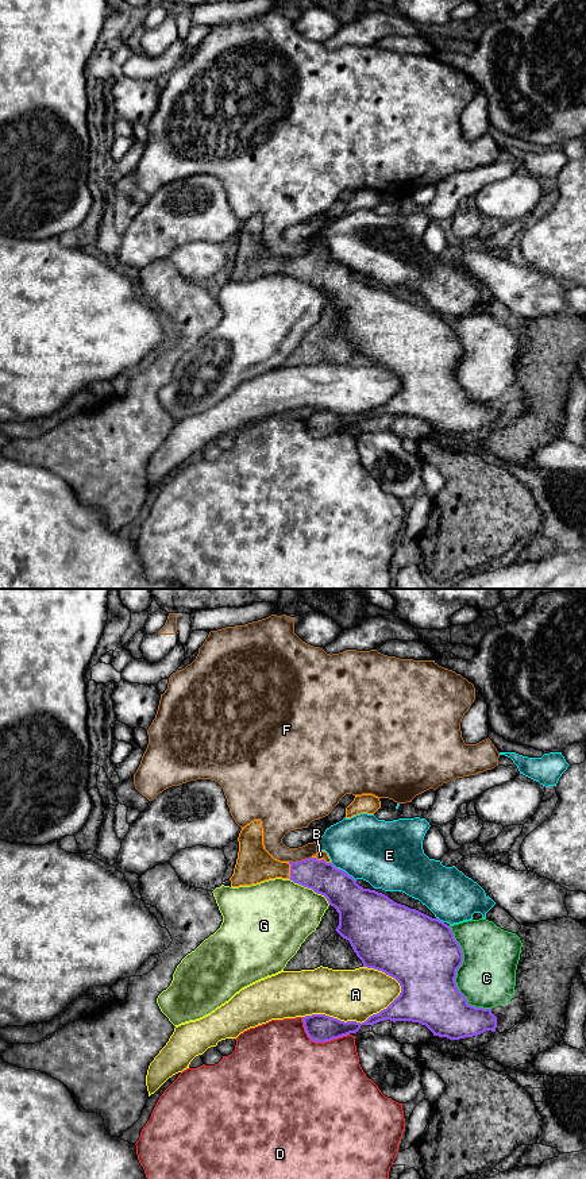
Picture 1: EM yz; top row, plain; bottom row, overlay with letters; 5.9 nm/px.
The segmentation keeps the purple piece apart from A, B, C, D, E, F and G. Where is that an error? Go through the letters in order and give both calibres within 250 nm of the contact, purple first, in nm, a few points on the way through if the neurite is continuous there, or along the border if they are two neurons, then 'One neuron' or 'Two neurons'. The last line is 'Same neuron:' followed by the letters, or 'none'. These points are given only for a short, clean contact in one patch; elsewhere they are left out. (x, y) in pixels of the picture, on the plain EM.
A: Thickness 170 nm (purple) against 300 nm. Two neurons
B: Thickness 200 nm (purple) against 50 nm. Path across: yz (342, 286), (322, 266), (322, 254), (320, 250). One neuron
C: Thickness 440 nm (purple) against 340 nm. Two neurons
D: Thickness 170 nm (purple) against 500 nm. Two neurons
E: Thickness 280 nm (purple) against 380 nm. Two neurons
F: Thickness 190 nm (purple) against 140 nm. Boundary: yz (311, 251), (289, 257). Two neurons
G: Thickness 200 nm (purple) against 420 nm. Two neurons
Same neuron: B

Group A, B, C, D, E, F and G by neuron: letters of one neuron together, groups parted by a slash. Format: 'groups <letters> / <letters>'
groups A / B / C / D / E / F / G

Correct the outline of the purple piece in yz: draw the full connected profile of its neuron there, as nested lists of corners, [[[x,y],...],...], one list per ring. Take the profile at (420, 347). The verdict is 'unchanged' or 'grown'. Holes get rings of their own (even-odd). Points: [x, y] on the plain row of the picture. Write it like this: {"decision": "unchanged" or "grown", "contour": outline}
{"decision": "grown", "contour": [[[261,215],[242,223],[238,236],[232,282],[282,273],[324,290],[339,308],[335,325],[350,336],[363,362],[382,366],[401,381],[400,390],[386,404],[362,419],[325,409],[302,412],[312,436],[331,436],[383,415],[419,417],[433,431],[450,435],[496,427],[491,404],[469,400],[456,381],[463,347],[450,320],[363,284],[336,263],[325,246],[296,258],[274,254],[265,244]]]}

